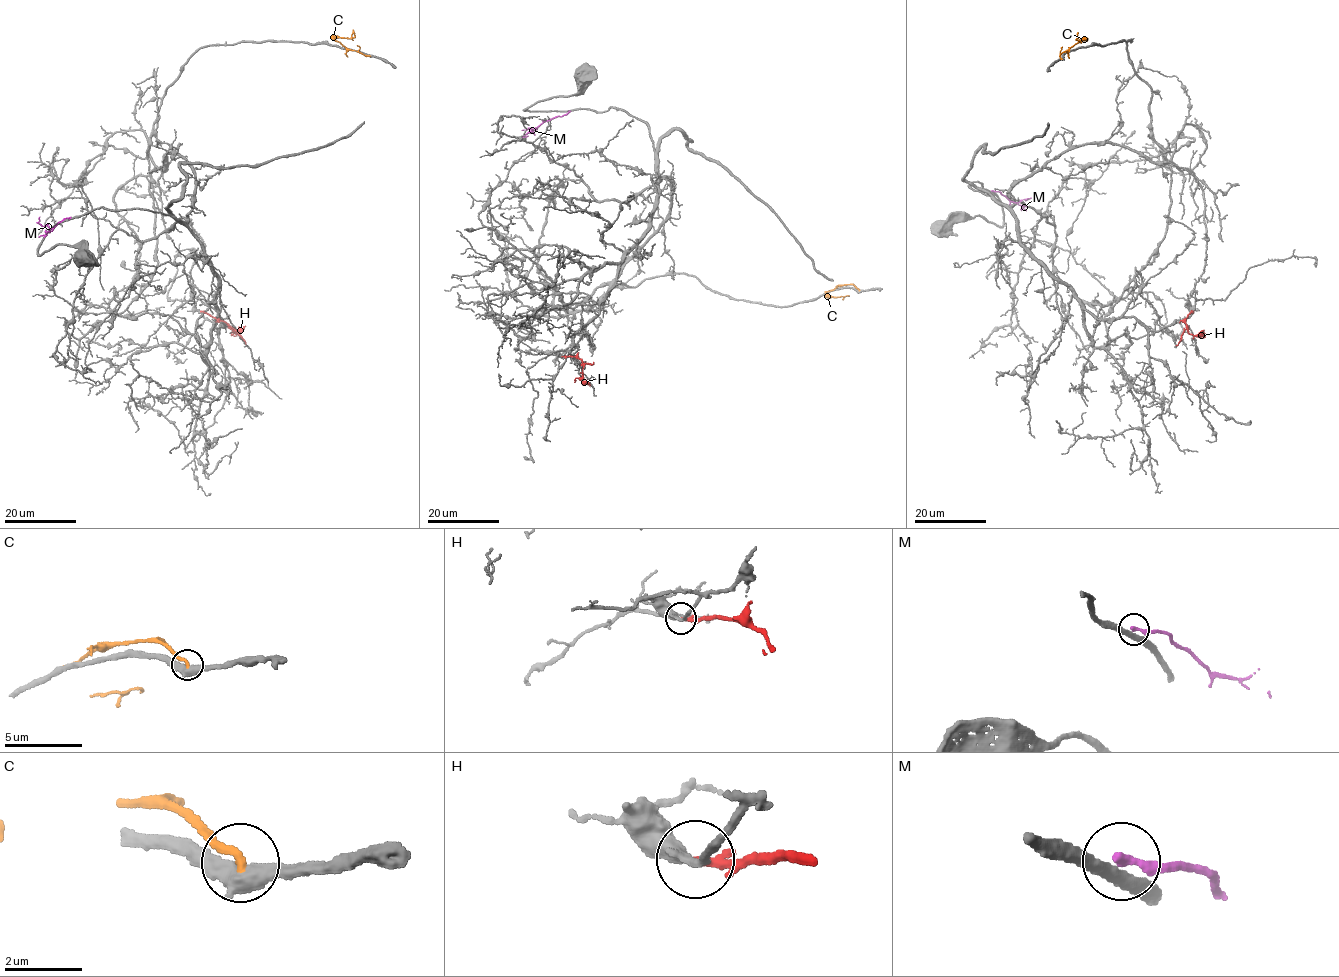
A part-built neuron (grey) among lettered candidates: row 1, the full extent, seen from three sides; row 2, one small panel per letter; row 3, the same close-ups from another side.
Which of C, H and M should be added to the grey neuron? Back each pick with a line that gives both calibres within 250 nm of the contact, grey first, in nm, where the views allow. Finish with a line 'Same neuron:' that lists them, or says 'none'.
Same neuron: none

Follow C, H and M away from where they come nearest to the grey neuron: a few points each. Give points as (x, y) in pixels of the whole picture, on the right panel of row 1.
C: (1061, 59), (1060, 54), (1084, 40), (1079, 41), (1078, 32)
H: (1193, 311), (1184, 319), (1188, 332), (1199, 335), (1204, 330)
M: (992, 191), (1016, 202), (1034, 197), (1033, 190)

